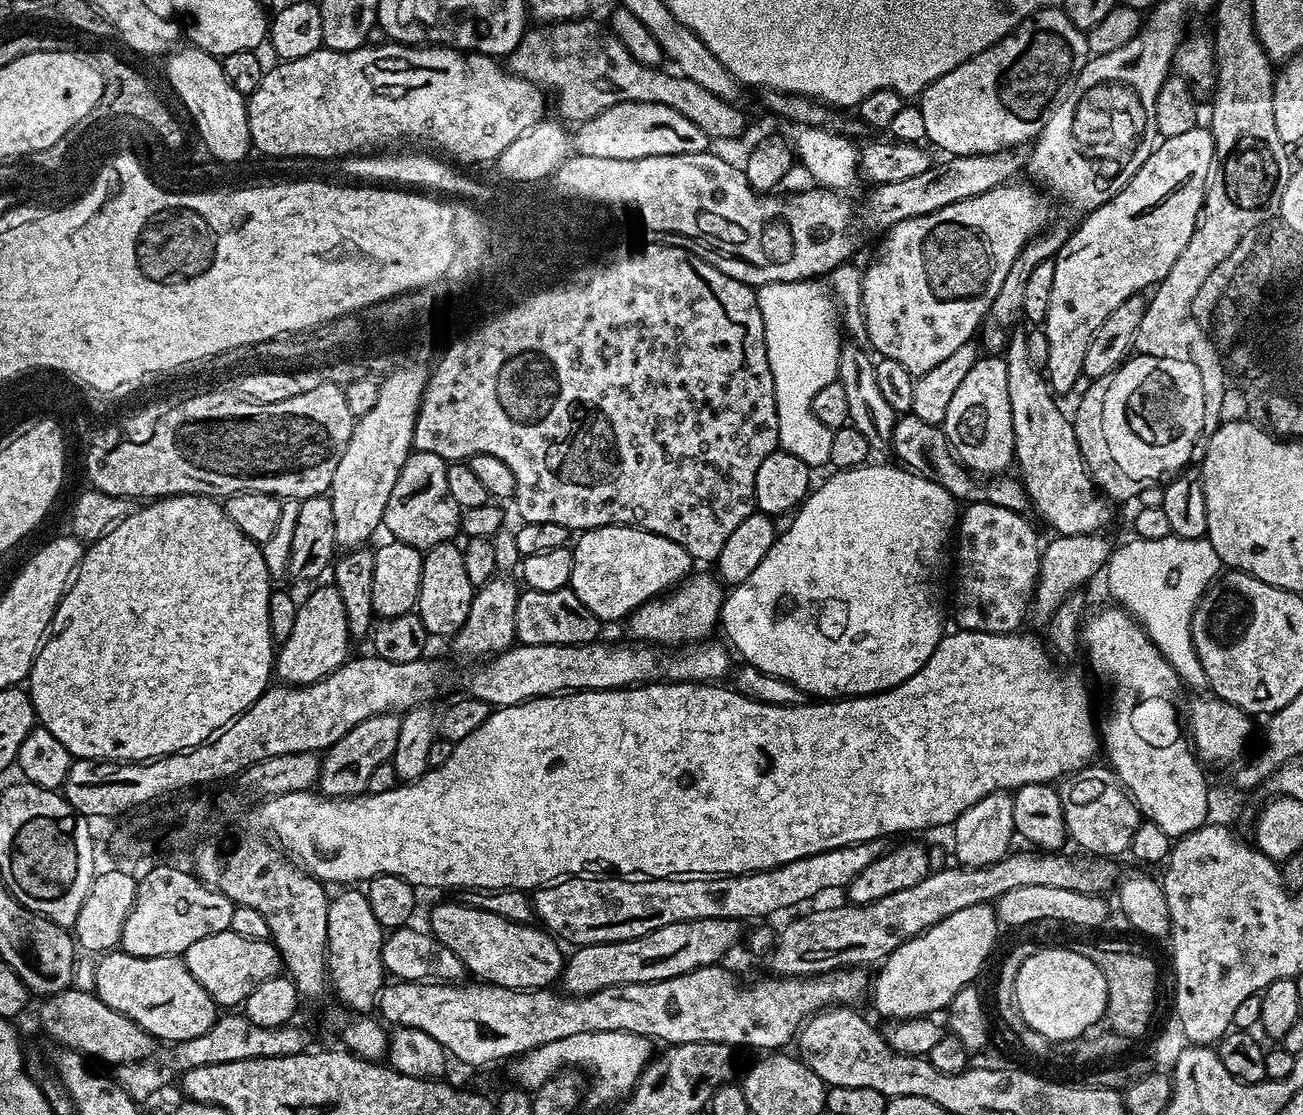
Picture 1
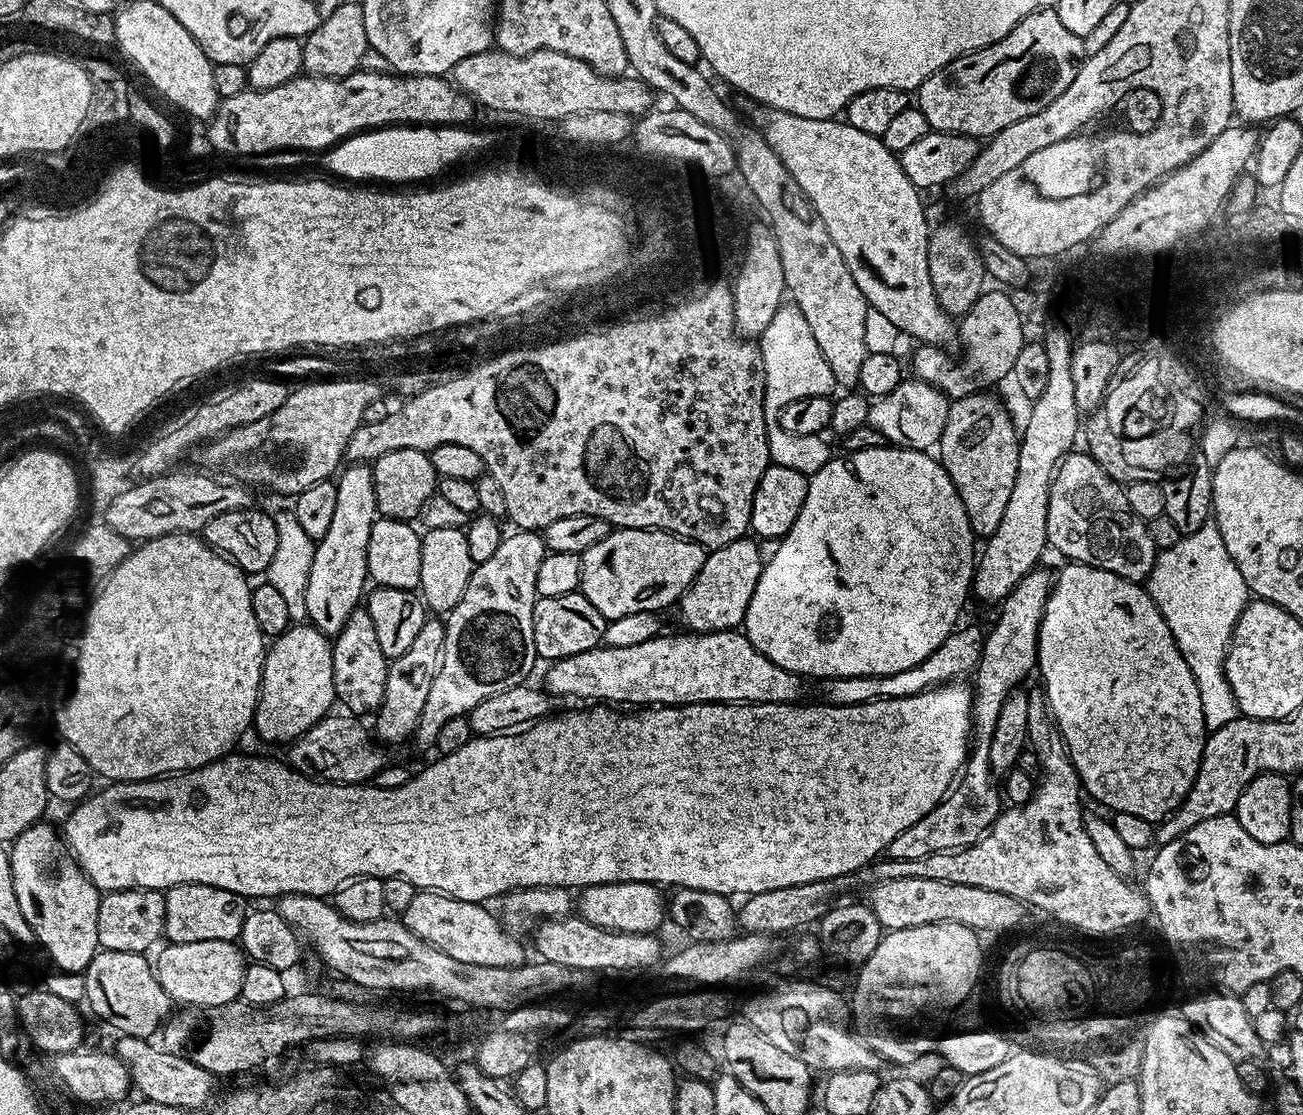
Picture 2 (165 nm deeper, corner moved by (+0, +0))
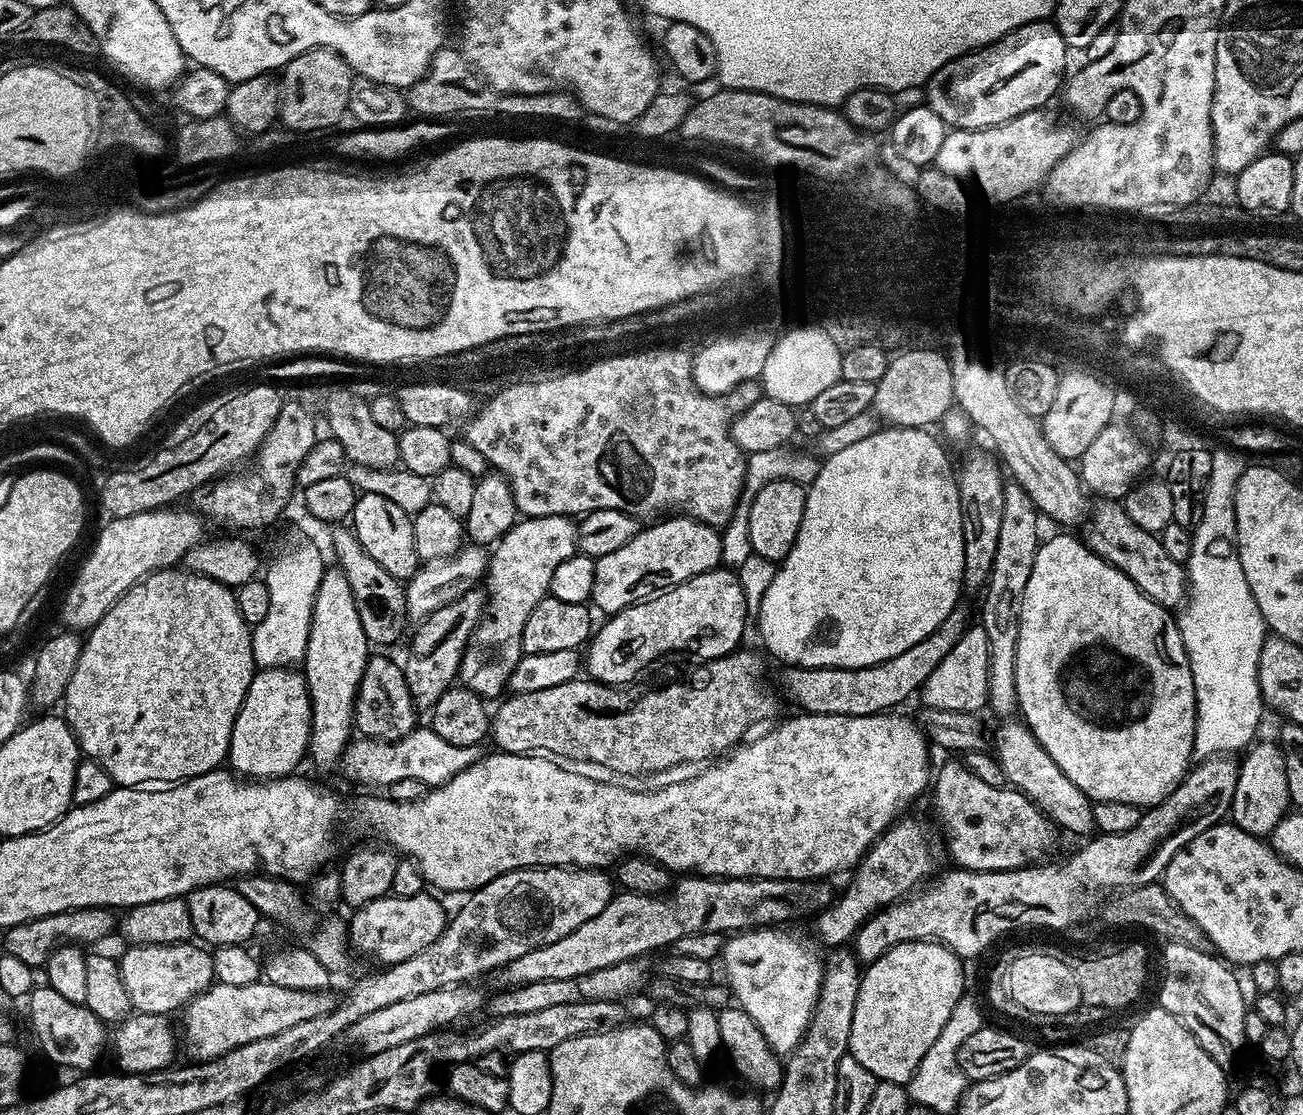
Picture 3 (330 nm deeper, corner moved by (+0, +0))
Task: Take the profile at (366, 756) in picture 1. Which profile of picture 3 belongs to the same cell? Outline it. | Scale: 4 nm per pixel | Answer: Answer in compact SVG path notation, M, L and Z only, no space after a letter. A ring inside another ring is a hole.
M474 587L454 602L432 612L417 627L421 628L412 640L412 653L409 654L408 661L403 661L402 664L404 677L410 686L410 694L416 702L417 709L431 710L447 688L457 683L462 654L466 650L469 638L472 637L472 632L476 629L476 623L484 615L485 607L485 593L479 587Z

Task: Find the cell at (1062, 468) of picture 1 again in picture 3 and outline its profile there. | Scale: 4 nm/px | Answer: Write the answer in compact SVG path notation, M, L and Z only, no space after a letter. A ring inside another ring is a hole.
M1101 499L1090 516L1086 543L1095 556L1101 556L1110 566L1122 570L1146 595L1154 598L1163 608L1176 610L1185 603L1188 595L1188 574L1185 565L1174 562L1174 558L1162 550L1159 535L1134 526L1130 514L1126 514L1123 503Z

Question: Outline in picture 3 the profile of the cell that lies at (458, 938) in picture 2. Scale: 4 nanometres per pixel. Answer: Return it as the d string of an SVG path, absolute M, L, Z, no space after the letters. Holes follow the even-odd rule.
M427 891L410 898L389 894L355 909L348 924L351 947L357 953L373 956L380 966L406 962L406 958L414 958L418 950L426 950L426 946L442 934L446 923L443 906L428 895Z

